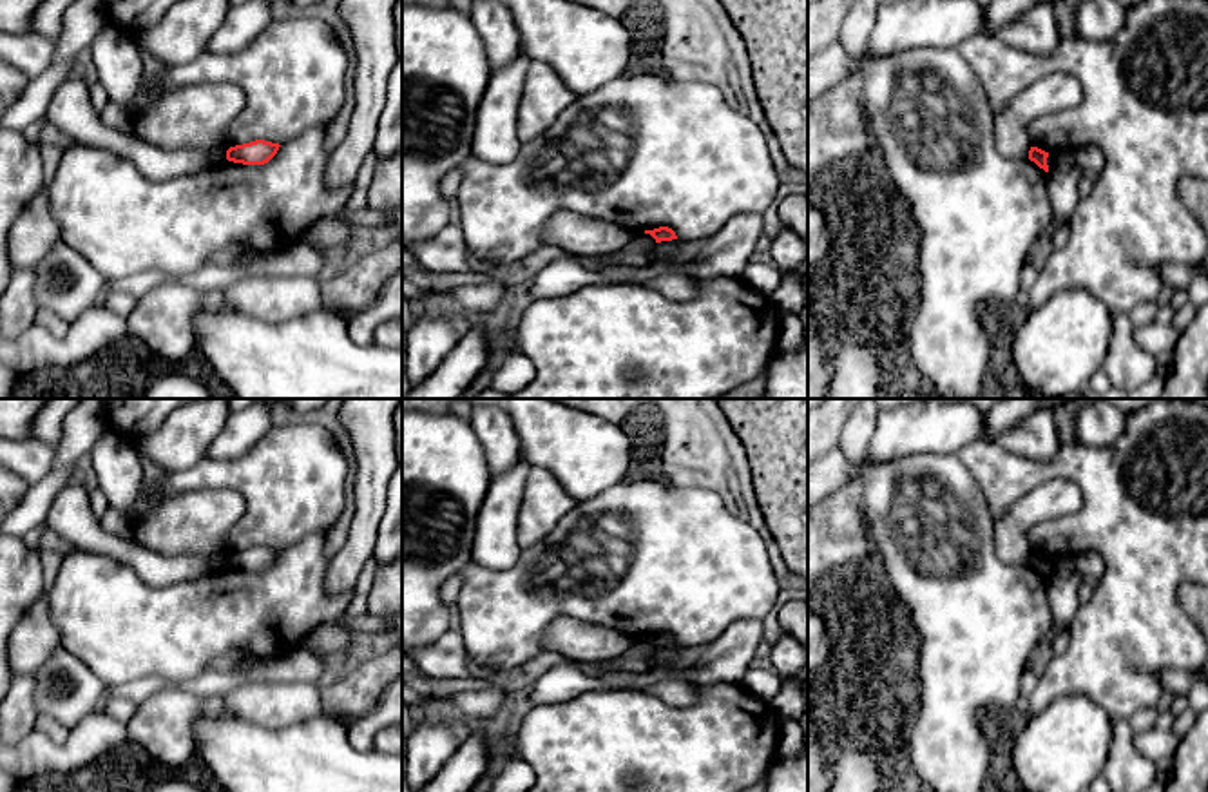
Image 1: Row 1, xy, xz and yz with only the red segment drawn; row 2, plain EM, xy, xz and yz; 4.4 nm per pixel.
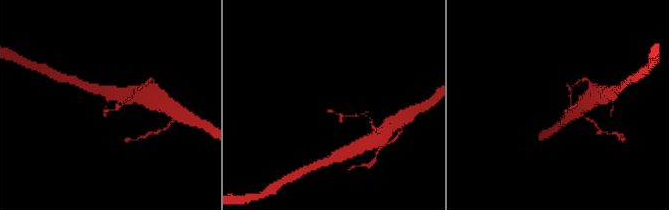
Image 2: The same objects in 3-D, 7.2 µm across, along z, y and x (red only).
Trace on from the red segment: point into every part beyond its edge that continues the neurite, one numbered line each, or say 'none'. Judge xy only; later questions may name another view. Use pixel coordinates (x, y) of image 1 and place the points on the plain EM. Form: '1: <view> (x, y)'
none

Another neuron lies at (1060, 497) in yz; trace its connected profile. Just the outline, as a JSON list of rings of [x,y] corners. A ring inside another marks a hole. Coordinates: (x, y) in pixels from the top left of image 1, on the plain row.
[[[1063,478],[1027,489],[996,520],[996,553],[1011,565],[1029,565],[1032,553],[1031,529],[1041,522],[1079,511],[1083,497],[1079,488]]]

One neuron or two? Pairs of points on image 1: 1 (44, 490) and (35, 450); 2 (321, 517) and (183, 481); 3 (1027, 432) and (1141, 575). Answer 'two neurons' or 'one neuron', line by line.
1: two neurons
2: one neuron
3: two neurons

